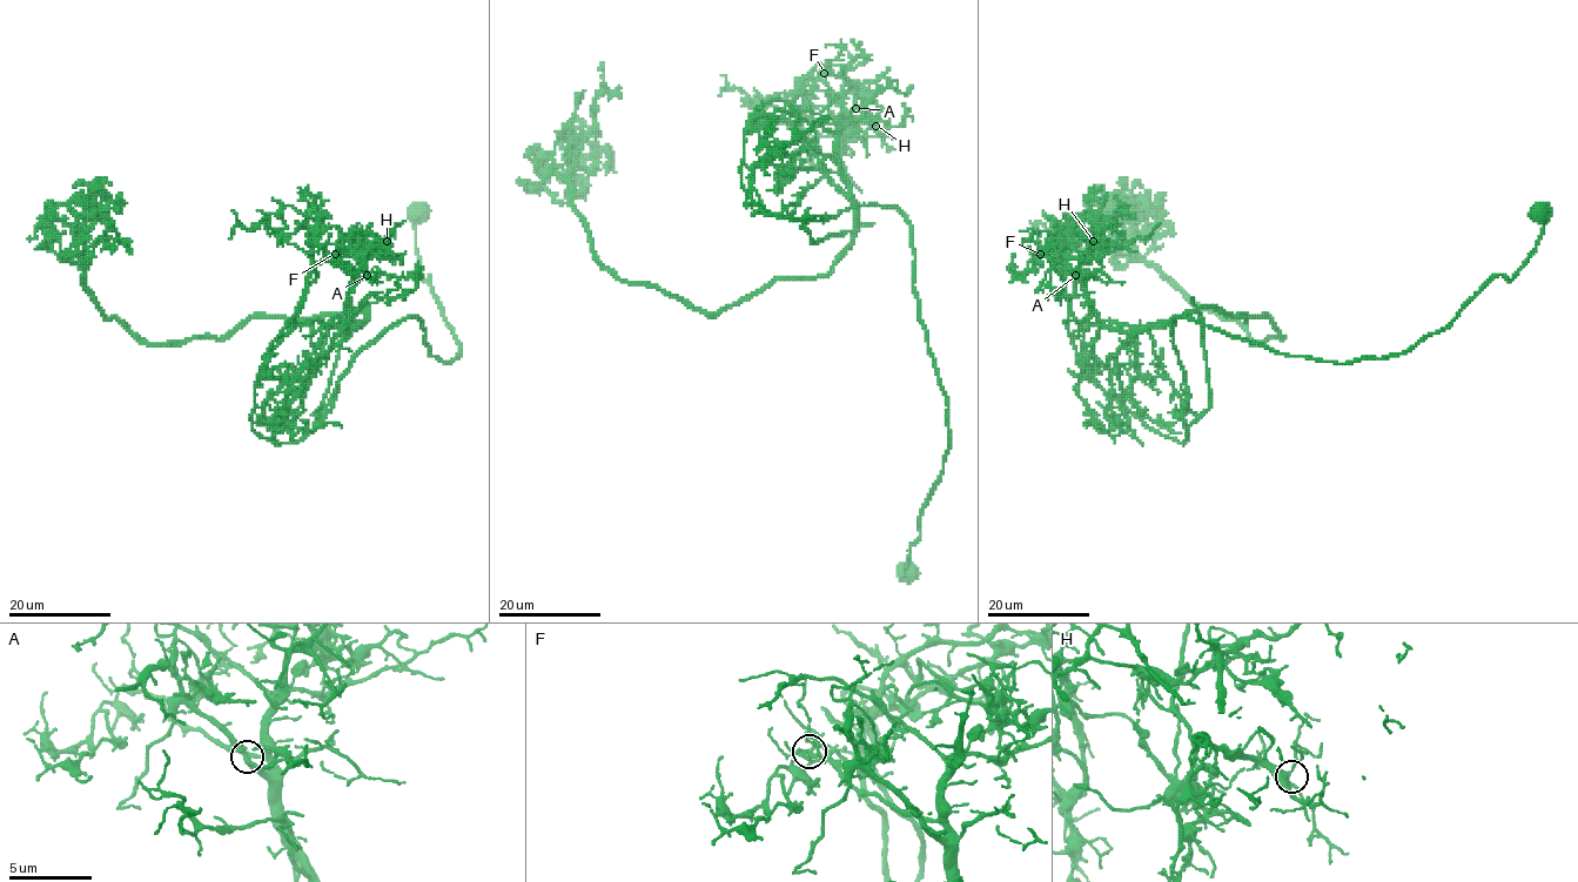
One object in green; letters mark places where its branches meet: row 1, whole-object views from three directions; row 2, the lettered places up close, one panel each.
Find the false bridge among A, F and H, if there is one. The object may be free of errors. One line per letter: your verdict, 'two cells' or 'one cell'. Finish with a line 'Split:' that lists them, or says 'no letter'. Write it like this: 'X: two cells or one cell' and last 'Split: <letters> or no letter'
A: one cell
F: two cells
H: one cell
Split: F

